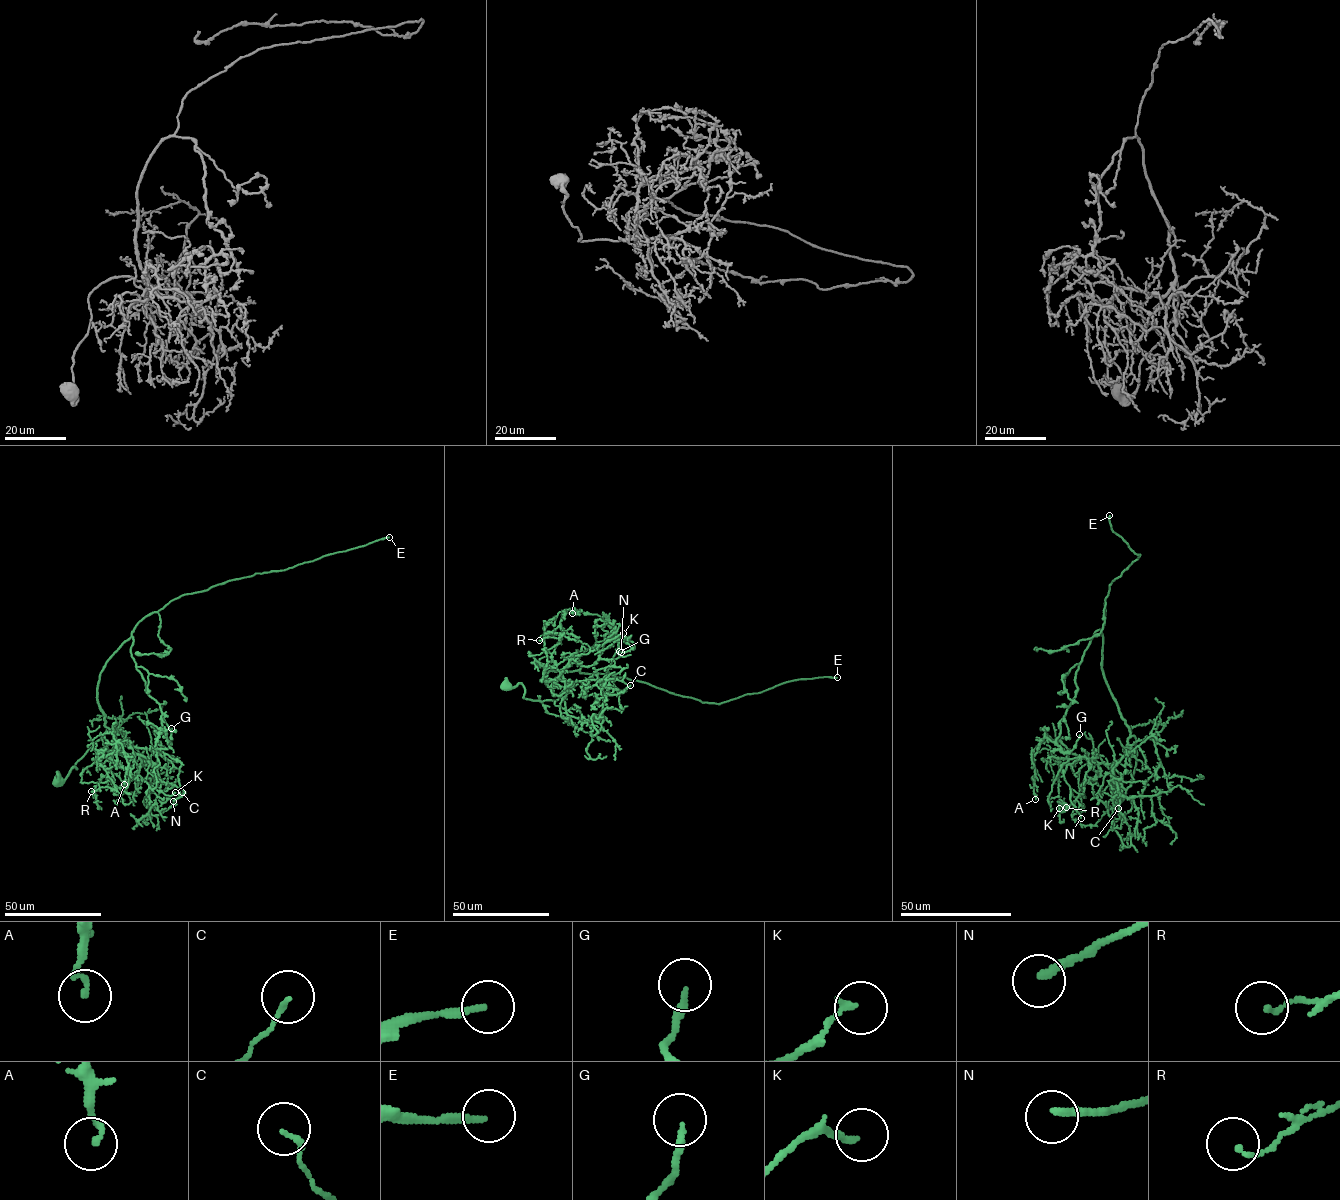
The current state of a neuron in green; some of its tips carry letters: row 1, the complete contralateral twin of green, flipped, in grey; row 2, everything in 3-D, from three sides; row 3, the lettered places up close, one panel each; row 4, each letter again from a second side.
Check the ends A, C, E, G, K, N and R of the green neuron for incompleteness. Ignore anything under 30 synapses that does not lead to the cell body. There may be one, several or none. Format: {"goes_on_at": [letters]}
{"goes_on_at": ["E"]}

